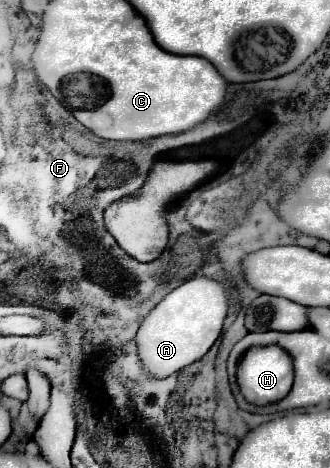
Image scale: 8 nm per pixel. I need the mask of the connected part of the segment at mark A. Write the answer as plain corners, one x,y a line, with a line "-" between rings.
205,276
187,280
171,294
167,294
143,320
137,332
139,358
145,368
153,376
165,378
203,358
221,336
225,318
229,314
229,296
231,294
225,284

